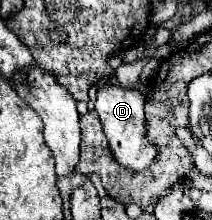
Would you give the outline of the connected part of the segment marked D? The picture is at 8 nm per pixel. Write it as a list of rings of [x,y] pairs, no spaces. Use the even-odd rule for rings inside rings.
[[[105,83],[103,87],[99,87],[97,91],[97,101],[95,101],[95,111],[101,119],[103,131],[109,139],[109,147],[113,151],[113,157],[117,159],[119,165],[127,167],[129,171],[141,171],[147,169],[155,155],[157,149],[155,145],[149,145],[145,141],[145,97],[141,91],[137,89],[127,89],[127,87],[119,87],[113,83]]]

